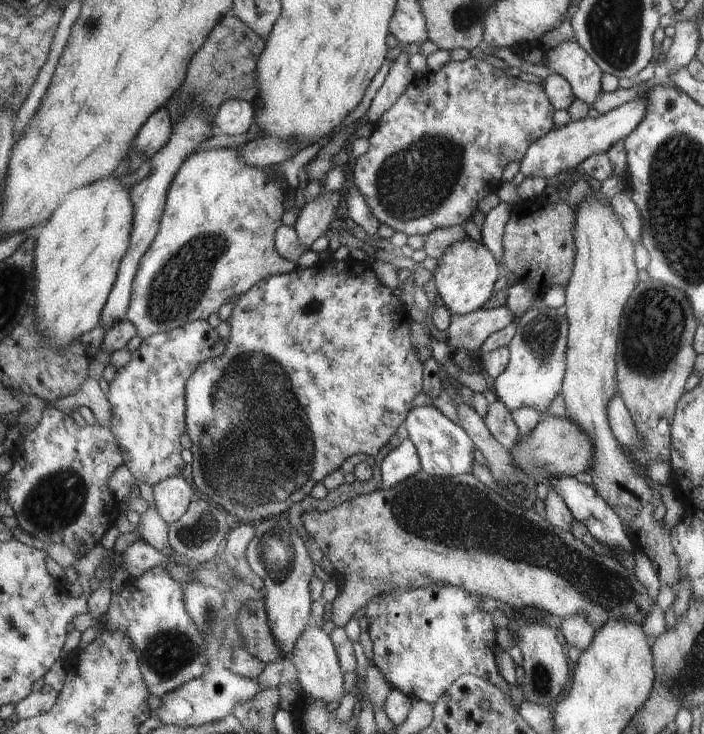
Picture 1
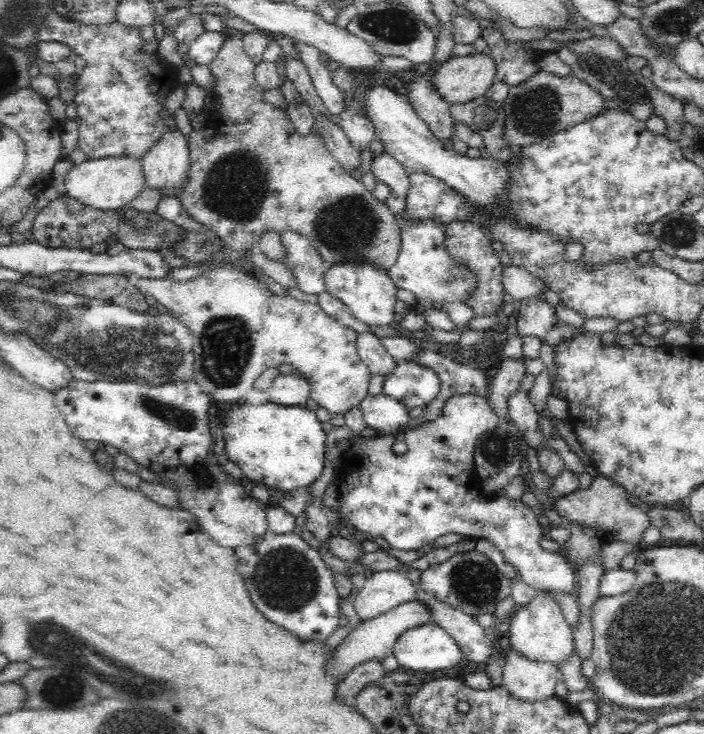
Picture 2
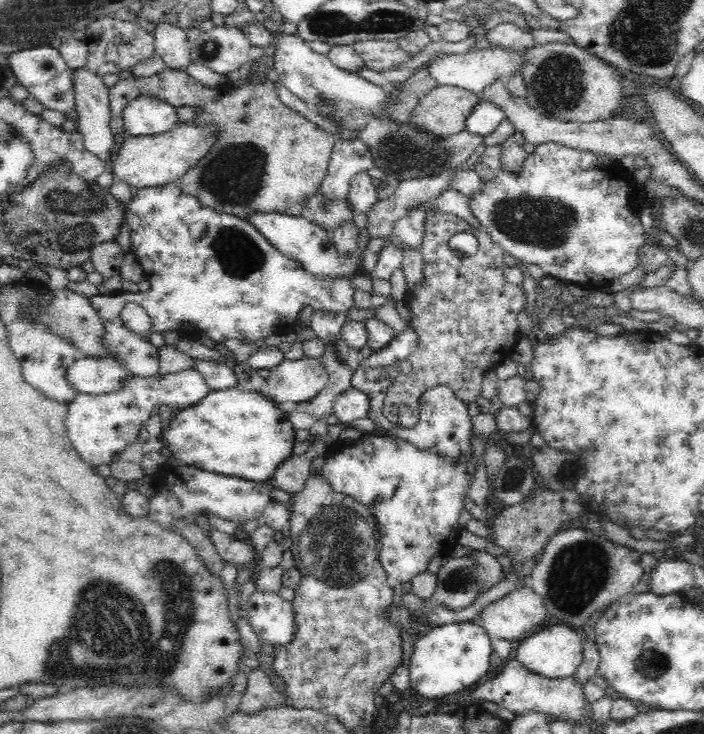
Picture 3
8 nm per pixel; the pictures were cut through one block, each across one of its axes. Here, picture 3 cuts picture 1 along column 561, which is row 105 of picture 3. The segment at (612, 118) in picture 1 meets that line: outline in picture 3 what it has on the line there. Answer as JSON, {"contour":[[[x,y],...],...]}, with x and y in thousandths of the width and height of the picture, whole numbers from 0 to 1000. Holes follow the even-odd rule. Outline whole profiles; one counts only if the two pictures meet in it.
{"contour":[[[199,128],[182,139],[173,163],[185,185],[222,185],[244,177],[244,172],[256,166],[247,144],[213,128]]]}

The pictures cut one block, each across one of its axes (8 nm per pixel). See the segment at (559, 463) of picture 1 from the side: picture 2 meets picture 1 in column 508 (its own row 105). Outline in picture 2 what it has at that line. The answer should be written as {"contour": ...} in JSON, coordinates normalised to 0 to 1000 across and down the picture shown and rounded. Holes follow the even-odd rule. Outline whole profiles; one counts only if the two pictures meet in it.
{"contour":[[[673,71],[668,76],[642,76],[636,84],[619,93],[614,117],[639,144],[665,142],[690,131],[705,112],[705,98],[705,82],[696,74],[688,76]]]}

